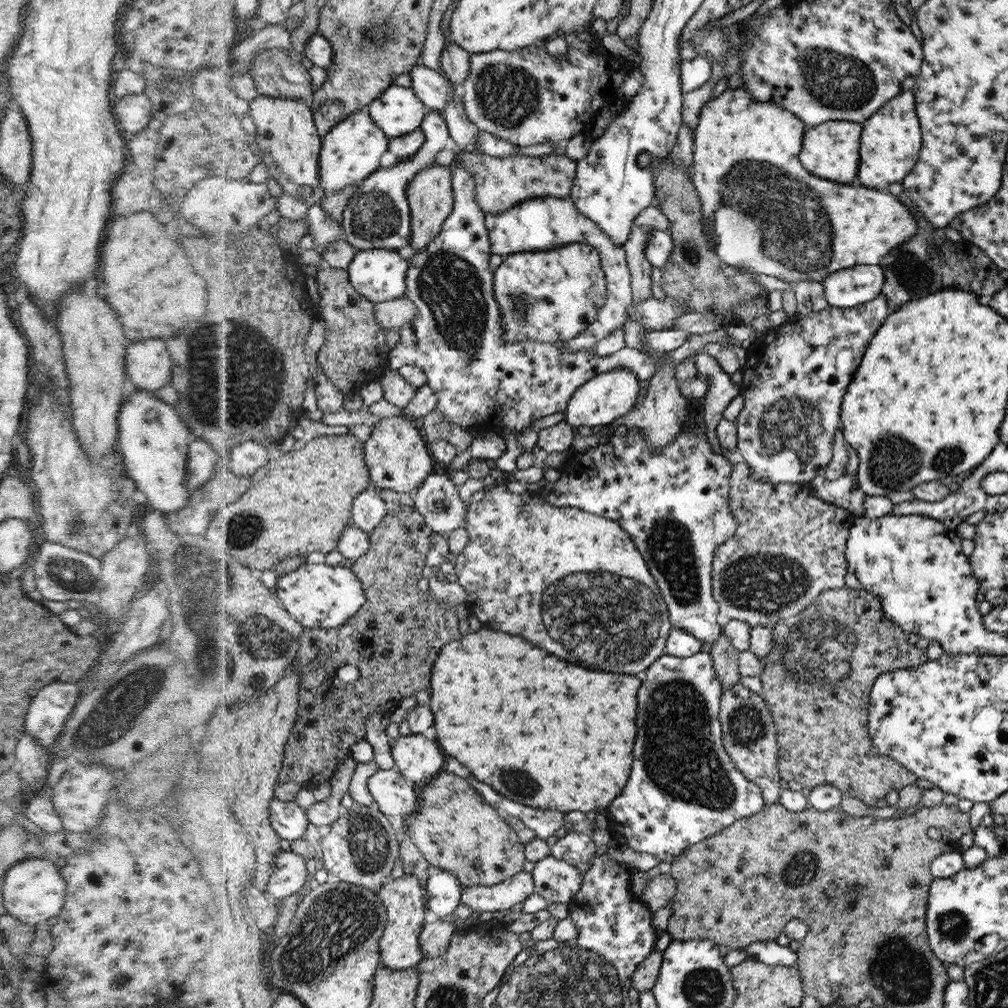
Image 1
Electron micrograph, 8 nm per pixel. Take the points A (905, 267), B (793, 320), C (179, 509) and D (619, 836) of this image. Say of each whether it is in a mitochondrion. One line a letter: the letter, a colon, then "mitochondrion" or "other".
A: mitochondrion
B: other
C: other
D: other

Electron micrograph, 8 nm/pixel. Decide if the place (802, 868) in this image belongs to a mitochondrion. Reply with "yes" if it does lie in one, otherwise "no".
yes

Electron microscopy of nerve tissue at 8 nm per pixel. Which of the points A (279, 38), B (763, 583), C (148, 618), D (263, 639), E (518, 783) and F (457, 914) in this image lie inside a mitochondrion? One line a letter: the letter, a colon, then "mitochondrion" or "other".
A: other
B: mitochondrion
C: other
D: mitochondrion
E: mitochondrion
F: other

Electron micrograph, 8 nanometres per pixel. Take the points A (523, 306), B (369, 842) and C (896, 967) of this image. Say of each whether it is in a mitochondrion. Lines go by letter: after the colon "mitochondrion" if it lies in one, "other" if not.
A: mitochondrion
B: mitochondrion
C: mitochondrion

